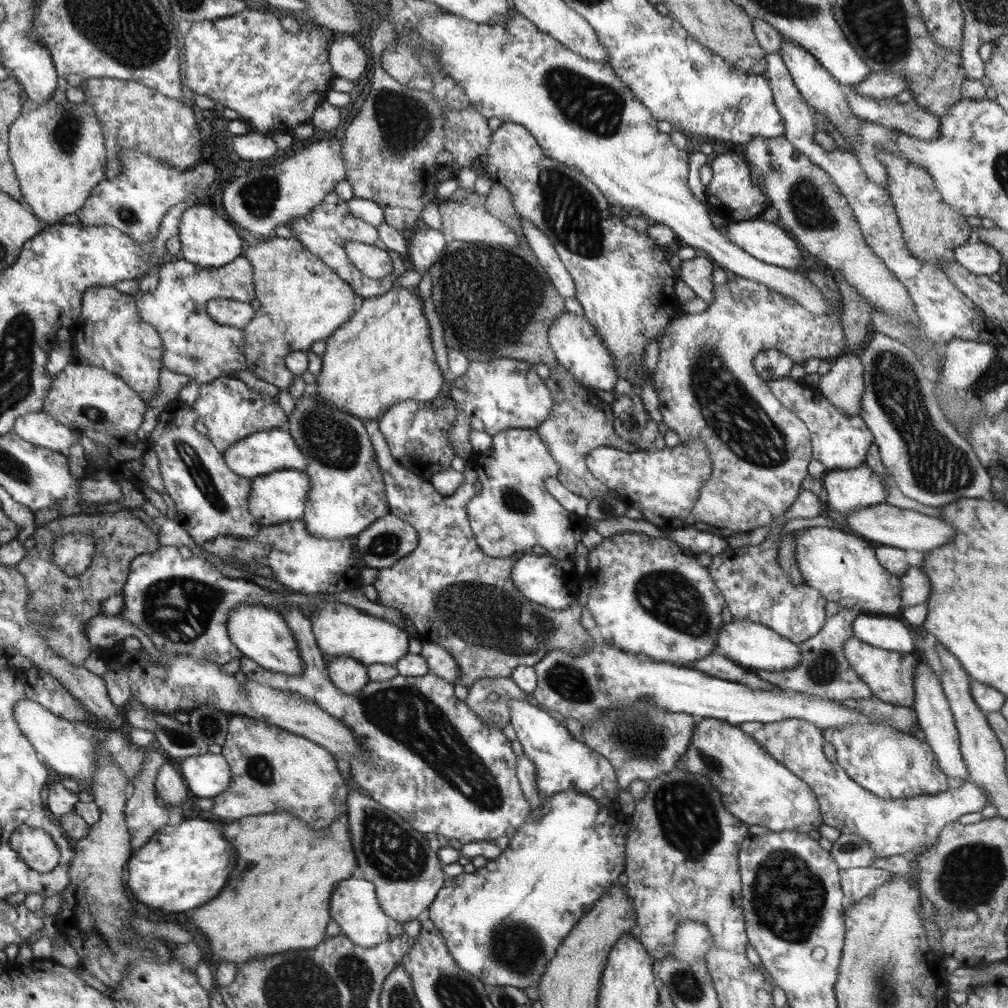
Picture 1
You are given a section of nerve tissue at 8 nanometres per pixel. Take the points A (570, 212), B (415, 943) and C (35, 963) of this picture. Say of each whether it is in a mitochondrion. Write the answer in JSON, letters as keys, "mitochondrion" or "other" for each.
{"A":"mitochondrion","B":"other","C":"other"}

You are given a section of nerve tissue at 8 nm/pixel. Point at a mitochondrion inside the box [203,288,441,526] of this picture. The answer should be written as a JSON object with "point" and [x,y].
{"point":[330,438]}

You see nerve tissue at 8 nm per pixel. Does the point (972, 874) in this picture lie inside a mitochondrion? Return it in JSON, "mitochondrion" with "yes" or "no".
{"mitochondrion":"yes"}

